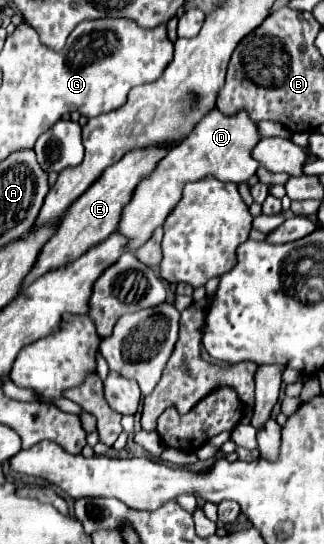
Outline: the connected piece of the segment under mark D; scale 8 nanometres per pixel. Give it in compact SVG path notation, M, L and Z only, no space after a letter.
M220 110L208 112L192 130L192 134L178 146L174 146L166 158L156 166L156 170L140 182L140 188L136 188L136 196L132 196L132 202L124 208L118 232L126 234L128 248L134 252L138 250L156 228L164 224L168 214L176 208L176 204L182 198L182 188L186 182L196 182L208 174L216 176L224 182L246 182L254 172L258 170L258 160L252 158L252 150L262 140L262 134L258 132L256 122L250 118L248 110L240 110L232 116L224 116Z

